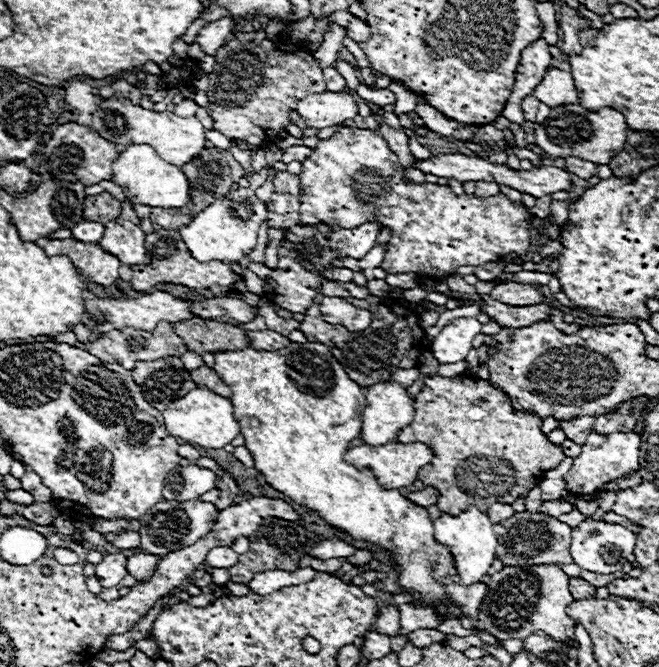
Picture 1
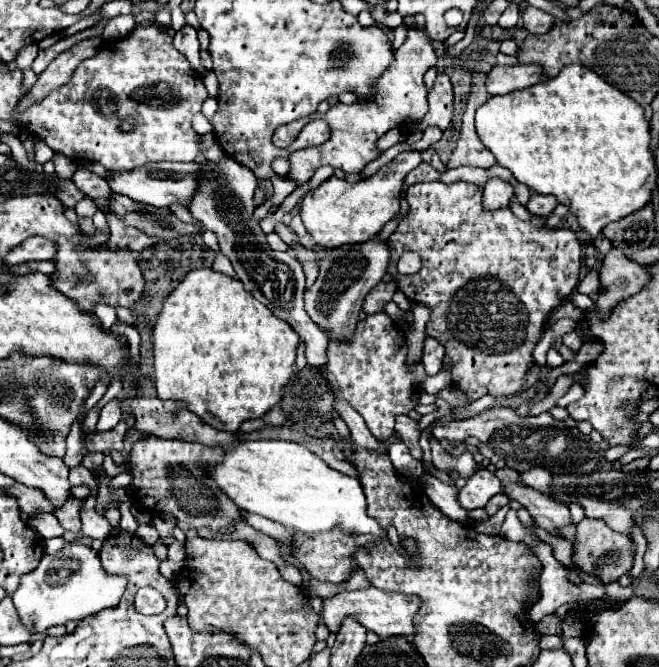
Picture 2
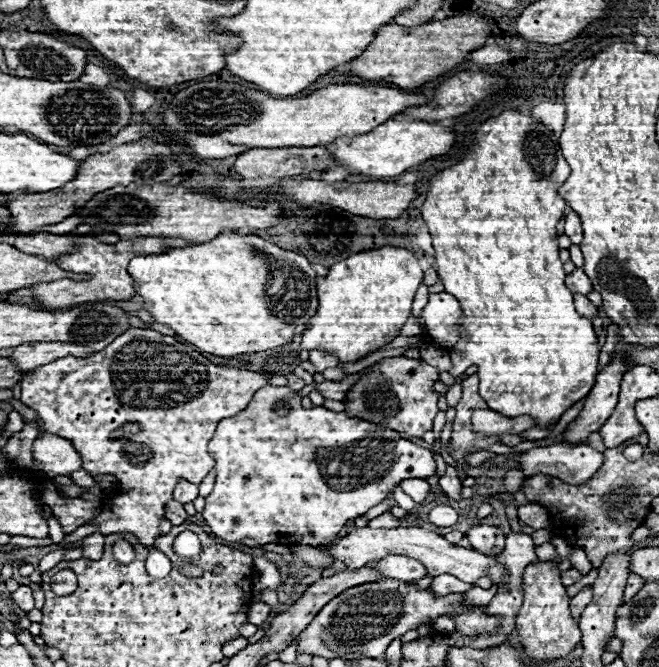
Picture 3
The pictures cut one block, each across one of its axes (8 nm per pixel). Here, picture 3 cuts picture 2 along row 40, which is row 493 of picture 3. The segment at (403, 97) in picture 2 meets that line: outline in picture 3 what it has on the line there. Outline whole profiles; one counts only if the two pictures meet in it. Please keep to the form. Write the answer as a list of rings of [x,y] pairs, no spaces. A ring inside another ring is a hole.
[[[404,480],[400,484],[400,488],[404,490],[404,494],[408,494],[412,500],[426,500],[428,492],[430,492],[430,484],[426,480]]]

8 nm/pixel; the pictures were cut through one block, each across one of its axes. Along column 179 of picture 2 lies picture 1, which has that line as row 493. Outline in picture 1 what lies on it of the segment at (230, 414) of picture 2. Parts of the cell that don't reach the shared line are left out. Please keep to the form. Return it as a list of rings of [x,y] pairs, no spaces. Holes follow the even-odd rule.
[[[290,342],[286,348],[276,352],[254,350],[252,346],[248,346],[240,352],[216,352],[214,358],[216,362],[212,370],[218,374],[218,378],[222,378],[222,382],[230,386],[232,390],[230,402],[234,402],[236,410],[234,414],[242,418],[244,446],[250,450],[256,470],[264,474],[266,482],[272,488],[294,498],[296,504],[302,504],[318,512],[328,524],[346,530],[350,536],[366,542],[376,542],[378,546],[390,550],[396,556],[396,566],[400,568],[402,574],[400,584],[424,596],[422,600],[418,600],[418,604],[438,604],[438,610],[444,620],[456,618],[456,612],[440,602],[440,596],[450,596],[454,604],[460,608],[462,616],[472,616],[472,618],[478,616],[478,606],[482,604],[488,586],[482,582],[470,586],[458,586],[458,584],[444,586],[440,582],[442,576],[454,574],[454,564],[450,552],[442,550],[442,546],[434,542],[434,528],[428,510],[410,502],[398,490],[382,488],[372,470],[368,468],[358,470],[356,466],[342,460],[342,454],[348,450],[348,442],[360,436],[366,398],[362,394],[362,388],[348,378],[342,364],[330,354],[330,348],[318,342],[314,344]]]

